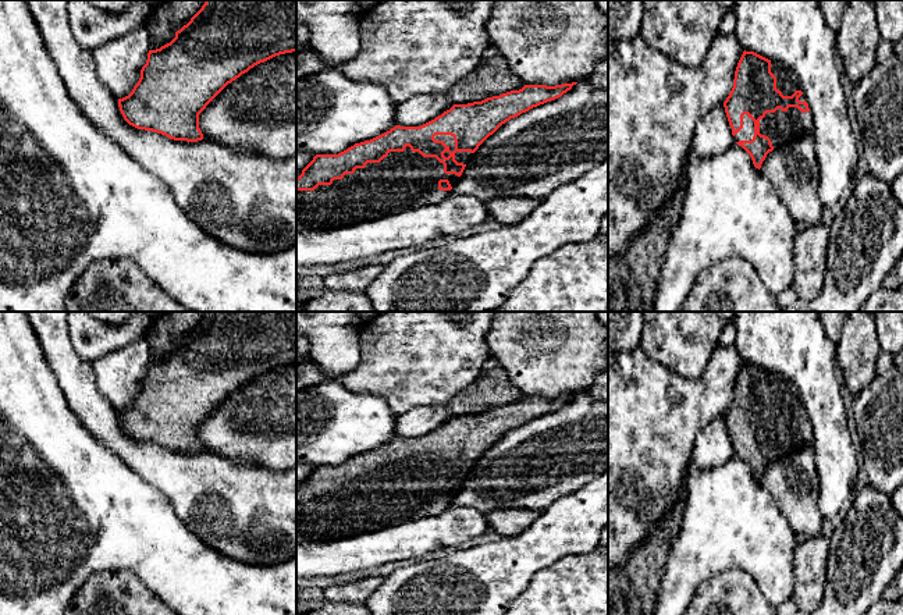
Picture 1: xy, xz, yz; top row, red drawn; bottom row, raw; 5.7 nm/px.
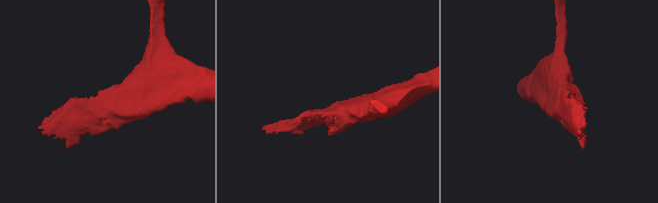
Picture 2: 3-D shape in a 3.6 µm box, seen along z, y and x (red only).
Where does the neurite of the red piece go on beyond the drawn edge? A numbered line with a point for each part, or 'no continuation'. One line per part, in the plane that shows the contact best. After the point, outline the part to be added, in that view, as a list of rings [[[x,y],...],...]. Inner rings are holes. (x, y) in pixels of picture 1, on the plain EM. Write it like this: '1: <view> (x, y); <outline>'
1: xz (405, 491); [[[409,458],[403,463],[390,463],[380,474],[367,474],[331,497],[296,502],[296,543],[326,543],[434,516],[451,506],[451,502],[438,501],[440,491],[448,491],[454,498],[459,488],[445,486],[444,476],[435,469],[423,469]]]

